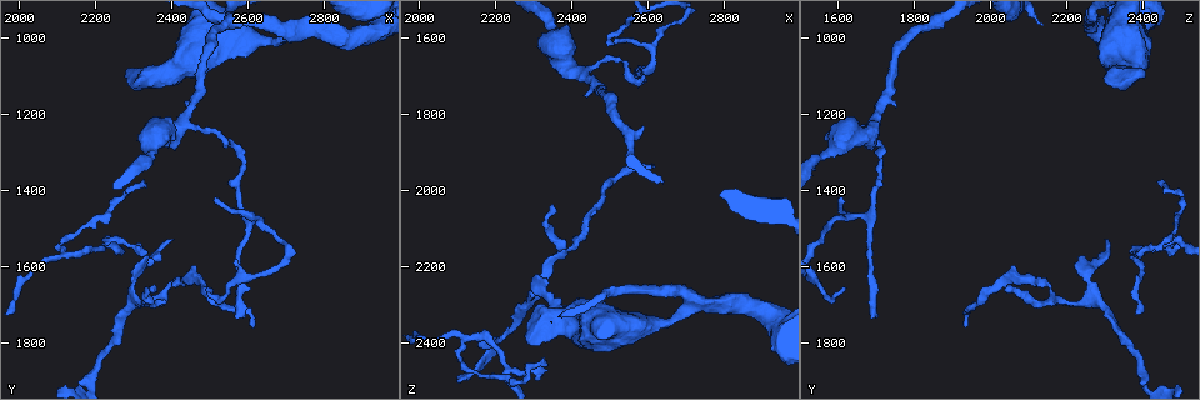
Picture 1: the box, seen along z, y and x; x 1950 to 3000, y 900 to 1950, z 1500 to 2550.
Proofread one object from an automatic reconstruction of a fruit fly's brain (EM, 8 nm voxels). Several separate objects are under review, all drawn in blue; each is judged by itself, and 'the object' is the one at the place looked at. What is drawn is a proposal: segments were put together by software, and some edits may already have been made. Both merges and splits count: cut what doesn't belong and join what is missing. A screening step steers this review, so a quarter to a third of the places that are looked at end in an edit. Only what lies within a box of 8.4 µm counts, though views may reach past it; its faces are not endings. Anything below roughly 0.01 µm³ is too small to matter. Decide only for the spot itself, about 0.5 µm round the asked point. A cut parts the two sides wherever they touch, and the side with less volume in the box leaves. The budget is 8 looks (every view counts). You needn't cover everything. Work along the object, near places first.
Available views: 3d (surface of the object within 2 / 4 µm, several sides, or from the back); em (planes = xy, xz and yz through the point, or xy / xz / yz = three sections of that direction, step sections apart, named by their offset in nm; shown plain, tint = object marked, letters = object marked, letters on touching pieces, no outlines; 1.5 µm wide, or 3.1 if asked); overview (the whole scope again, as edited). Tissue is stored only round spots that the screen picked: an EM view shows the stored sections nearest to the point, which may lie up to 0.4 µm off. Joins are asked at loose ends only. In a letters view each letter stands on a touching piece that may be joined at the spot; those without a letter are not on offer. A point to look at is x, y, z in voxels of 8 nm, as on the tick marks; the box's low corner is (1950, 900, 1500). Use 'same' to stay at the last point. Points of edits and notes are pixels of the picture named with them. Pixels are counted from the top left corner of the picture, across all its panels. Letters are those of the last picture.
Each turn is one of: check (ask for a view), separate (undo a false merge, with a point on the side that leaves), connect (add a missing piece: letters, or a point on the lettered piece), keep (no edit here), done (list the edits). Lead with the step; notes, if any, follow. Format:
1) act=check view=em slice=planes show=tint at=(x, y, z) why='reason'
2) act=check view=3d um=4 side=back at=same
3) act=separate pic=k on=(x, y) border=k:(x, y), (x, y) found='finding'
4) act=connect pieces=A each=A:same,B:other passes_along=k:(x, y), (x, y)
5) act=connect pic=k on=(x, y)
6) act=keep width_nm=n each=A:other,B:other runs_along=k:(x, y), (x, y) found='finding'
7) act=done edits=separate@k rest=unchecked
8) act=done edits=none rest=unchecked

act=check view=em slice=yz step=8 show=letters at=(2340, 1560, 2475) why='free end'

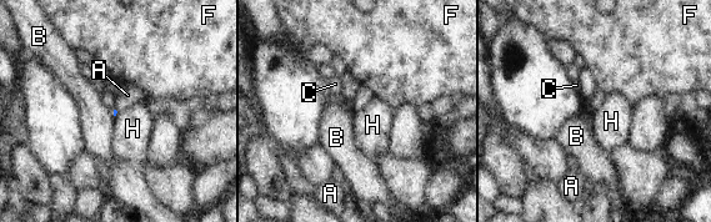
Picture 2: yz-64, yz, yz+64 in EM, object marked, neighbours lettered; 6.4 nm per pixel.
act=check view=em slice=planes show=letters at=same

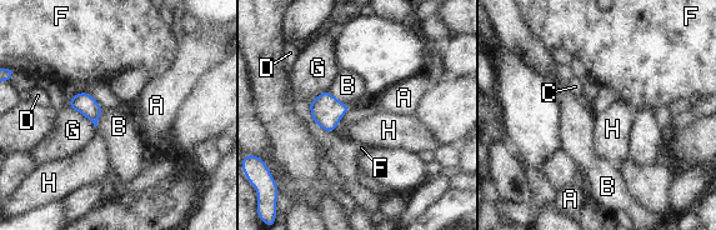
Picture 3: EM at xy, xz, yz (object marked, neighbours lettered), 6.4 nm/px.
act=keep width_nm=80 longest_contact=G:220nm each=A:other,B:other,C:other,D:other,F:other,G:other,H:other found='no lettered piece goes on from it'

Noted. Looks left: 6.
act=check view=3d um=4 at=(2515, 1430, 1605) why='an open end'

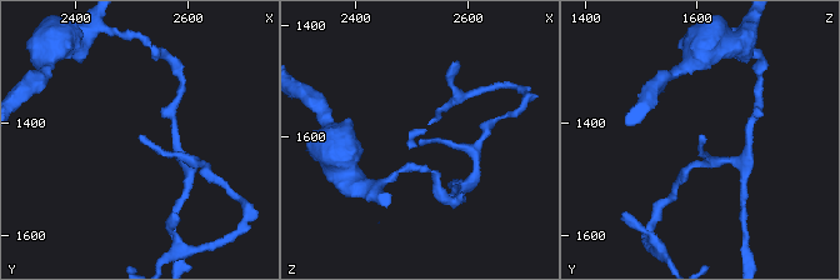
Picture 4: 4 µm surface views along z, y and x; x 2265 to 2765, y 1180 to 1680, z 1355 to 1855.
act=check view=em slice=xy step=4 show=letters at=(2515, 1430, 1610) why='shape alone is not enough'

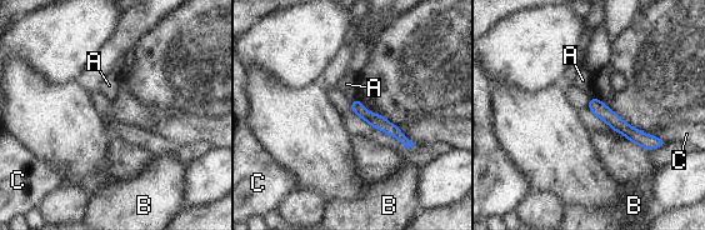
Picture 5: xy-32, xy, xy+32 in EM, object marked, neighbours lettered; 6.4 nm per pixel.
act=keep each=A:other,B:other,C:other border=5:(356, 99), (368, 110), (381, 116) found='none of them fits'

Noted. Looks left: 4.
act=check view=em slice=planes show=letters at=(2615, 1760, 1935) why='an open end'

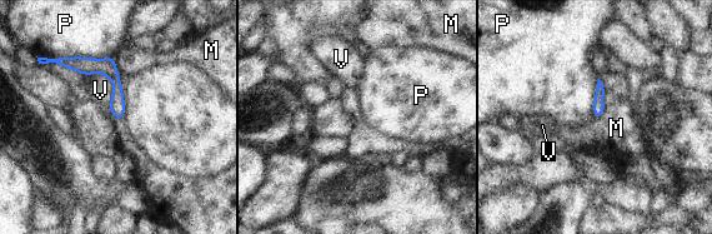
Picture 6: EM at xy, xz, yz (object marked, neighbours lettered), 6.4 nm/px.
act=keep each=M:other,P:other,V:other border=6:(598, 78), (603, 111), (596, 119) found='no lettered piece goes on from it'

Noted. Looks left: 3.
act=done edits=none rest=unchecked

